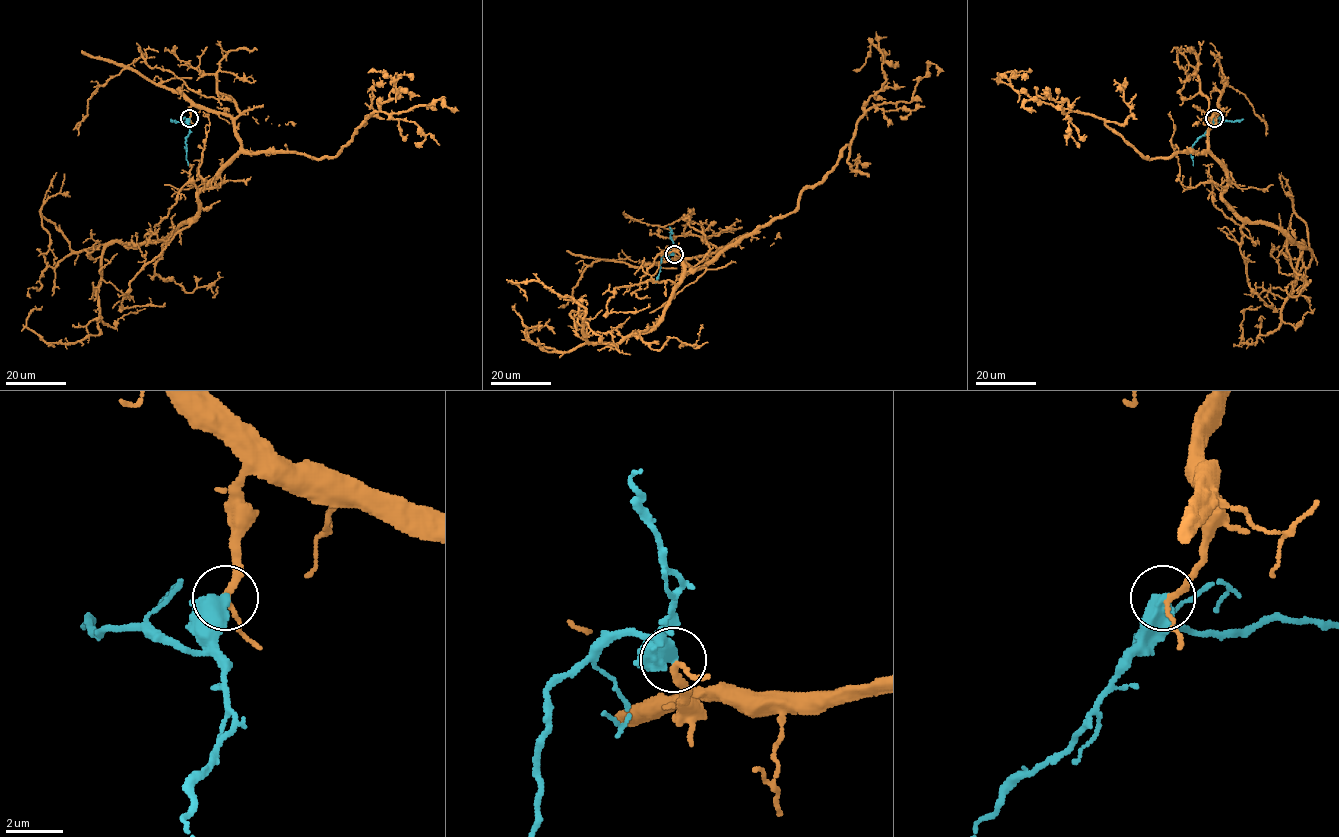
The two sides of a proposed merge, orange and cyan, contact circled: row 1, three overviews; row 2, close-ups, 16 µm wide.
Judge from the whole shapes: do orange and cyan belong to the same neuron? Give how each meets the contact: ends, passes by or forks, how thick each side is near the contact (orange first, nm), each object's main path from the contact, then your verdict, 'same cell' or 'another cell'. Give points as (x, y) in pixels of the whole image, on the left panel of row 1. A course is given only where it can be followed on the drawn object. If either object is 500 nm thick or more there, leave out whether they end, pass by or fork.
orange passes by | cyan passes by | 180/420 nm | orange via (189, 118), (225, 113), (239, 142), (198, 215), (106, 247), (97, 335), (45, 342), (27, 326), (42, 306) | cyan via (189, 118), (190, 131), (185, 143), (188, 165) | same cell

